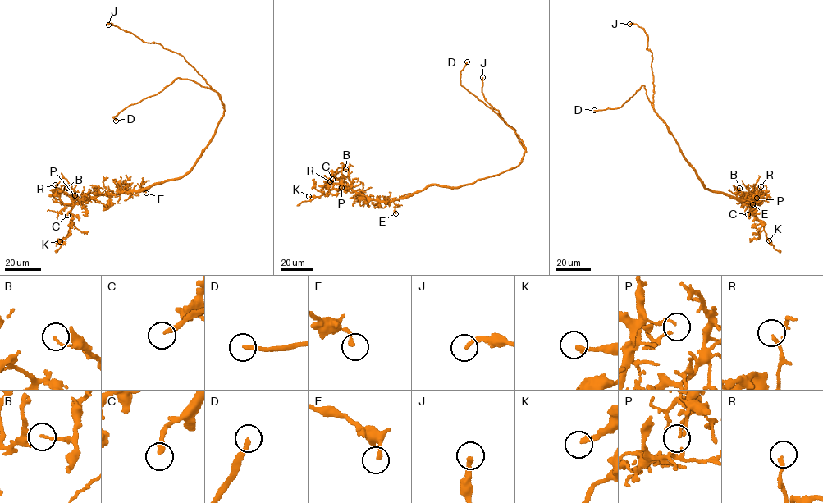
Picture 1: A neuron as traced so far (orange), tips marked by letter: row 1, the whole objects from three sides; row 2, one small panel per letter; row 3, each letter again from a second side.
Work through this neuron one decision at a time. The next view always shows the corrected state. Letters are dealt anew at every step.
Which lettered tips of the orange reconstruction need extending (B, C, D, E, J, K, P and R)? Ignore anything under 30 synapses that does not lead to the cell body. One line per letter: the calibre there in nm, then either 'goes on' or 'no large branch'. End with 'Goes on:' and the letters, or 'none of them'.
B: 110 nm | no large branch
C: 240 nm | goes on
D: 200 nm | goes on
E: 190 nm | no large branch
J: 190 nm | goes on
K: 260 nm | goes on
P: 140 nm | no large branch
R: 190 nm | no large branch
Goes on: C, D, J, K

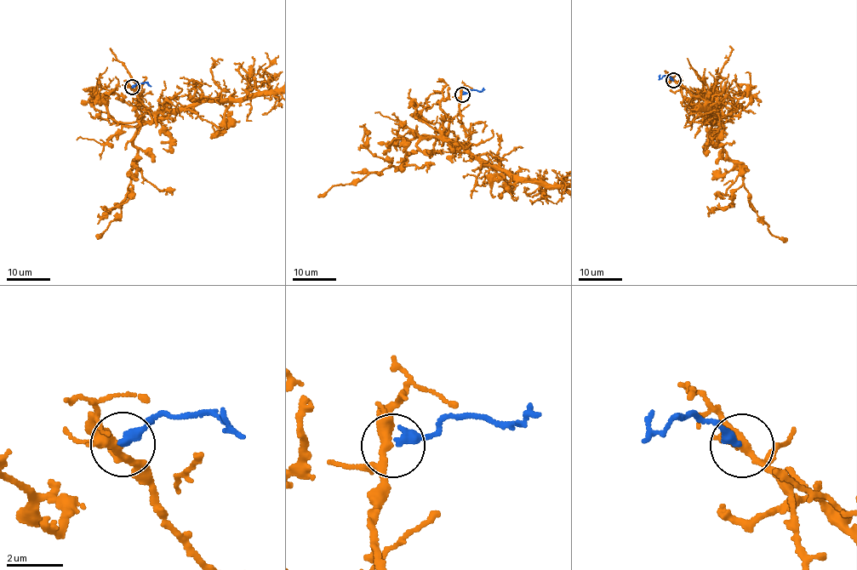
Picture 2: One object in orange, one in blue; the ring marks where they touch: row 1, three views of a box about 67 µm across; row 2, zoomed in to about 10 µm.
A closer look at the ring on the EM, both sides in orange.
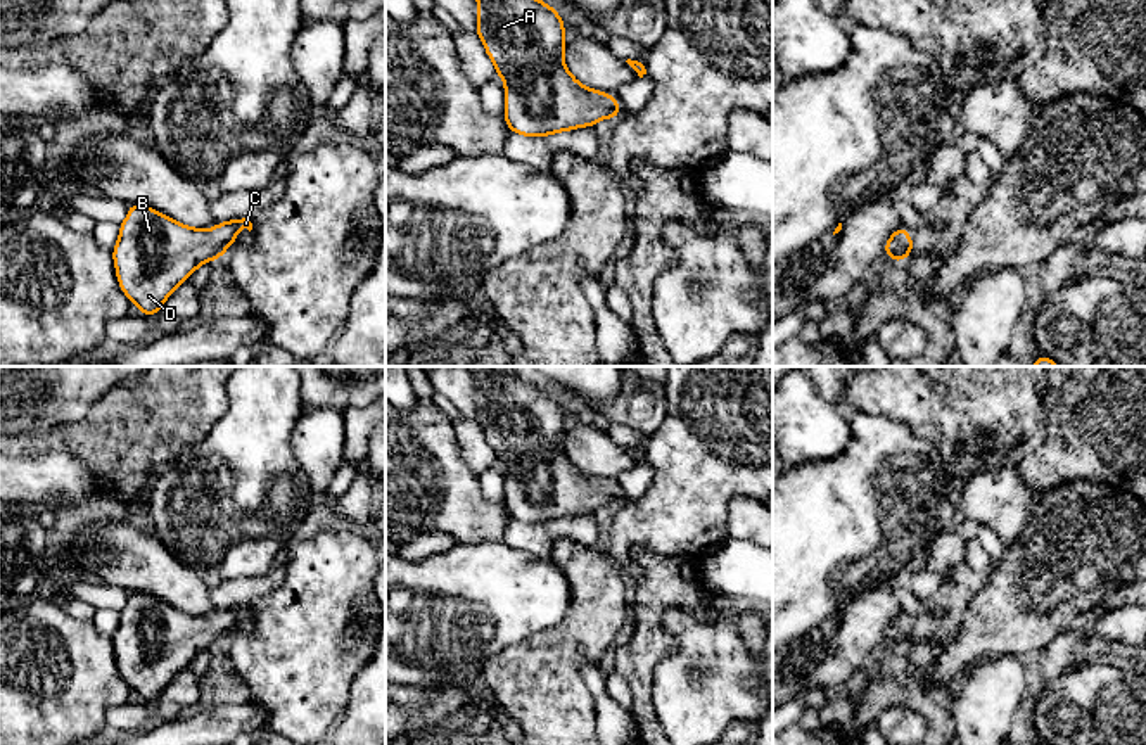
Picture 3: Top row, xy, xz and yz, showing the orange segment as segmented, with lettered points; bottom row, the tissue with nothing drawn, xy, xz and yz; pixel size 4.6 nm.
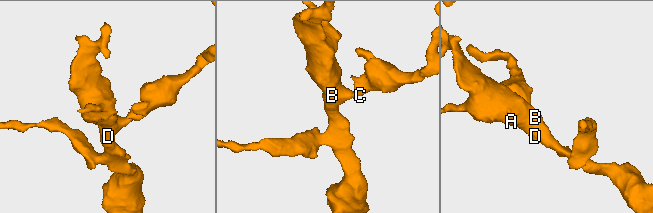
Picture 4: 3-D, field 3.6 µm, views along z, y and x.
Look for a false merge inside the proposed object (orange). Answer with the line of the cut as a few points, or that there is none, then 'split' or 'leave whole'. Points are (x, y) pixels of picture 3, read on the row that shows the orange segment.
no cut; leave whole

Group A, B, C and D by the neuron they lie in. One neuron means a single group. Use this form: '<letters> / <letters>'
A B C D

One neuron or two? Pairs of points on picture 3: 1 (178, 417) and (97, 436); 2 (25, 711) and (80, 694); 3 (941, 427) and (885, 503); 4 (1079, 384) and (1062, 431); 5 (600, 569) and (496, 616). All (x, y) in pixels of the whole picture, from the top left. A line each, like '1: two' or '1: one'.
1: one
2: one
3: two
4: one
5: two

